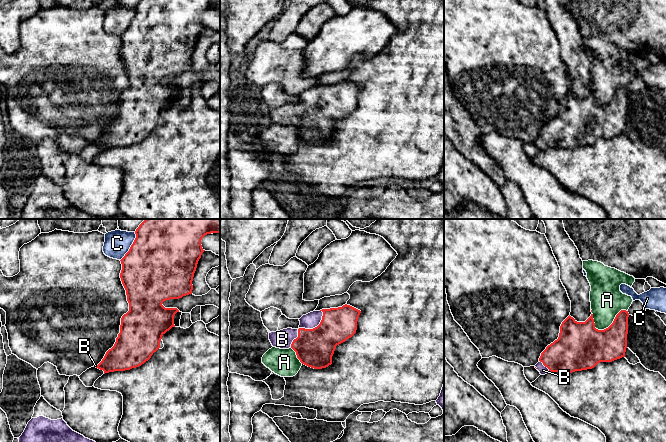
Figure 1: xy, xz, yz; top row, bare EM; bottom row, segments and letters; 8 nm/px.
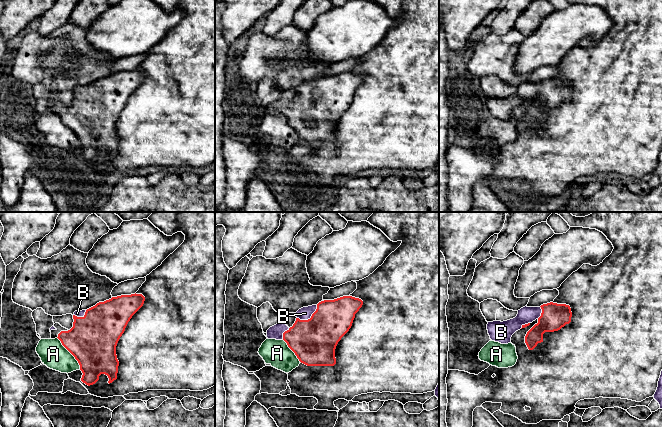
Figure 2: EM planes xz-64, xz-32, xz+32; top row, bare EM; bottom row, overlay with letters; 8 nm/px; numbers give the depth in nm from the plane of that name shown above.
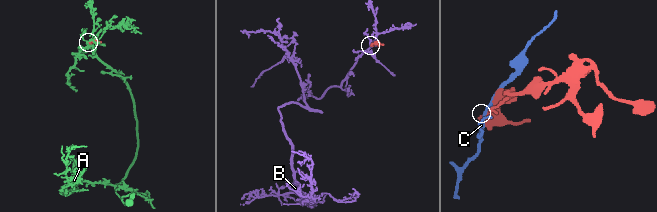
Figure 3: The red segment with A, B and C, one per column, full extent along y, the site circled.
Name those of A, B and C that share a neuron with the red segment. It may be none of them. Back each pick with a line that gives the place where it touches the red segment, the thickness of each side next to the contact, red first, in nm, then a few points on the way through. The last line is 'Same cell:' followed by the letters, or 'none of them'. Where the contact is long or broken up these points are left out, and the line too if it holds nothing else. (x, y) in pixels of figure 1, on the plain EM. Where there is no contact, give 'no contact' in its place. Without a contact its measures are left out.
B: meets red in xz at (306, 105); 300 nm thick on the red side, 150 nm on the other; runs through xz (315, 123), (315, 114), (306, 105), (299, 104), (282, 115)
Same cell: B

